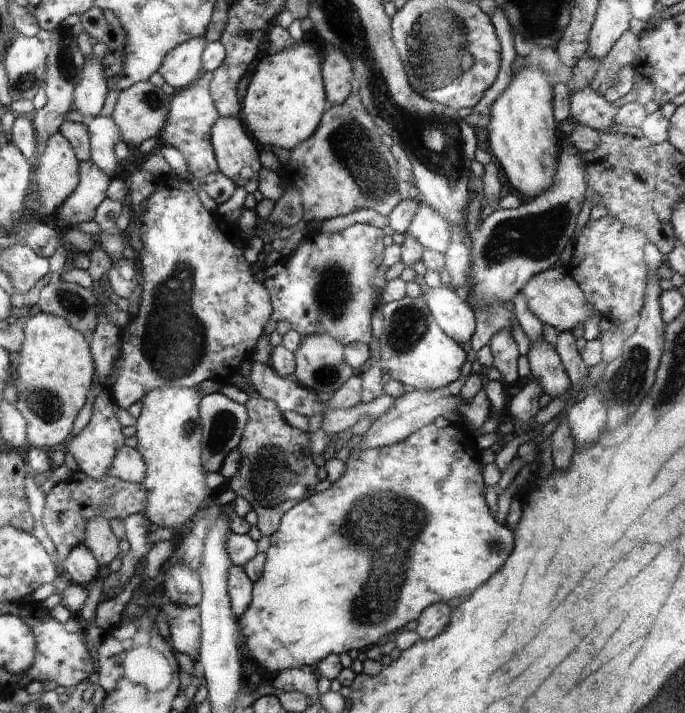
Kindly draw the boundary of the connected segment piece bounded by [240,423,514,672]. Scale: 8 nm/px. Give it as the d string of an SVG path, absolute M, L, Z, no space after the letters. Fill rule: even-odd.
M430 423L408 436L404 442L352 451L345 462L345 472L338 480L335 480L328 489L317 492L316 496L304 498L298 506L292 507L283 516L282 526L270 537L271 545L265 552L262 576L253 583L252 600L244 614L240 616L242 644L249 658L258 666L270 672L280 672L300 668L304 664L318 664L328 655L340 655L342 652L350 652L353 648L359 651L366 650L378 645L382 638L387 640L390 634L395 635L396 630L402 628L402 624L416 622L416 618L423 614L422 610L426 610L431 604L442 602L448 604L452 610L460 606L471 598L476 588L482 587L492 574L496 574L504 566L514 548L512 532L506 526L498 524L486 506L484 498L486 483L480 474L480 466L466 454L462 442L456 442L448 436L450 430L456 427L451 424L440 430L434 423Z

